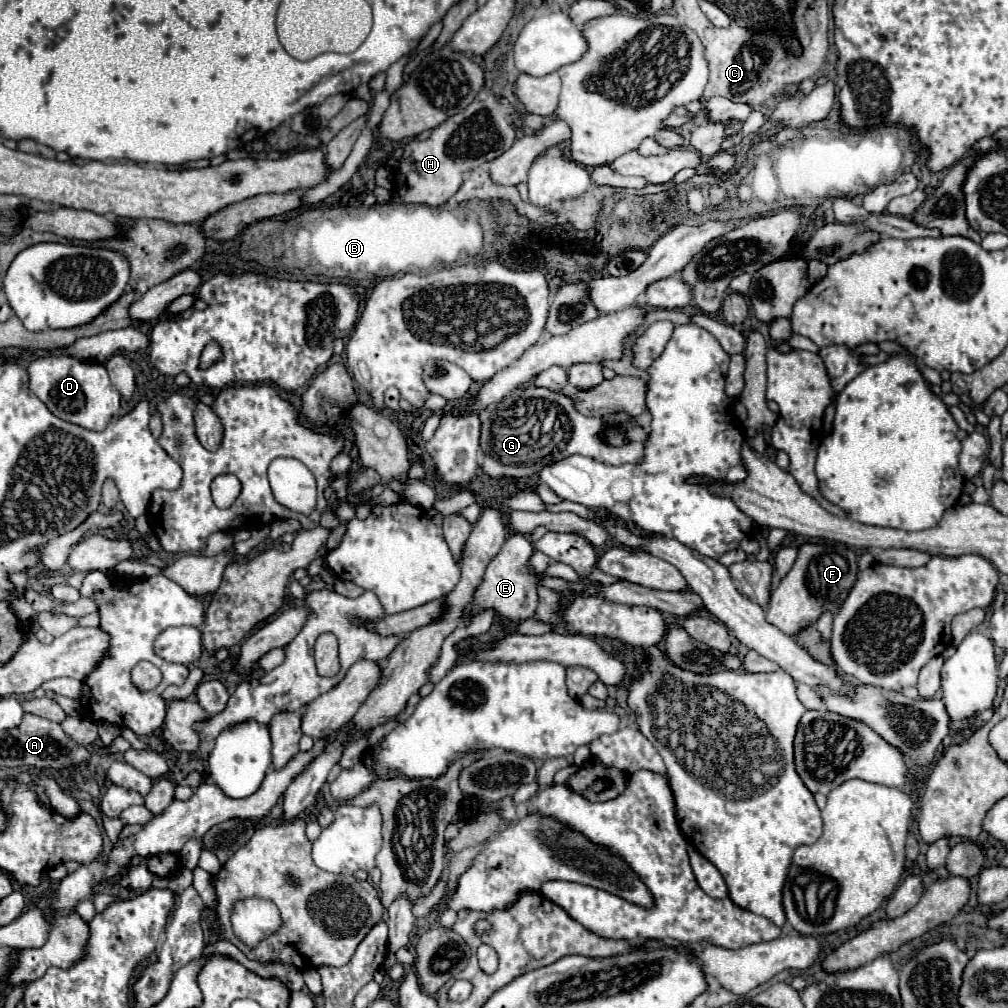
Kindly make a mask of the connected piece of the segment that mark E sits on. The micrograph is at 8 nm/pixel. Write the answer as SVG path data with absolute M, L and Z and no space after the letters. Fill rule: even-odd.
M515 533L505 541L505 545L497 553L497 557L489 563L489 567L487 567L487 571L483 575L483 581L477 587L477 591L473 595L473 601L469 603L471 617L479 615L485 609L493 609L503 623L507 623L507 625L515 623L517 625L517 623L521 623L521 621L525 621L525 619L535 615L537 603L539 603L539 597L537 597L537 575L529 573L527 567L525 567L529 557L531 557L531 553L533 553L533 545L521 533Z

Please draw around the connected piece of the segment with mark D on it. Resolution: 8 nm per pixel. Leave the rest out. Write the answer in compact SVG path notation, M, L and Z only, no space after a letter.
M47 355L35 359L29 367L29 389L49 407L49 411L69 423L91 431L103 431L119 411L121 395L109 381L101 363L85 363L69 355Z

